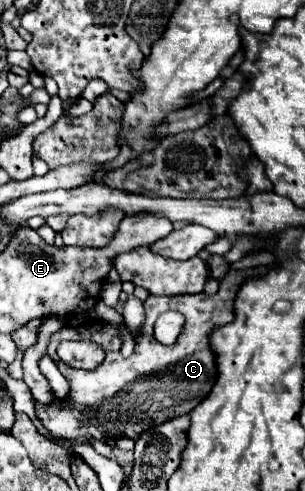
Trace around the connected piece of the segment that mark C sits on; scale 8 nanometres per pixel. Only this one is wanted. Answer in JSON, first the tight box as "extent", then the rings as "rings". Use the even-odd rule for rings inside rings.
{"extent":[34,267,268,445],"rings":[[[268,267],[228,273],[222,279],[222,283],[226,285],[224,301],[206,293],[182,297],[150,295],[144,301],[146,321],[142,325],[142,333],[136,339],[132,357],[128,359],[120,355],[118,329],[106,321],[88,321],[80,327],[62,327],[60,333],[52,335],[48,355],[58,365],[60,373],[70,381],[70,393],[64,399],[54,399],[48,405],[34,401],[36,417],[50,431],[52,439],[70,445],[92,445],[94,441],[106,441],[108,437],[112,441],[116,441],[118,437],[138,439],[144,431],[158,427],[160,423],[166,423],[174,417],[190,413],[204,399],[204,395],[208,395],[212,383],[216,381],[216,363],[208,347],[210,329],[232,321],[232,297],[236,295],[236,285],[240,285],[250,275],[260,275],[264,271],[268,271]],[[164,311],[178,311],[186,317],[186,325],[174,345],[162,345],[154,339],[154,321]],[[84,335],[86,339],[98,343],[106,353],[106,359],[92,371],[70,369],[56,355],[56,347],[60,341],[84,339]]]}

